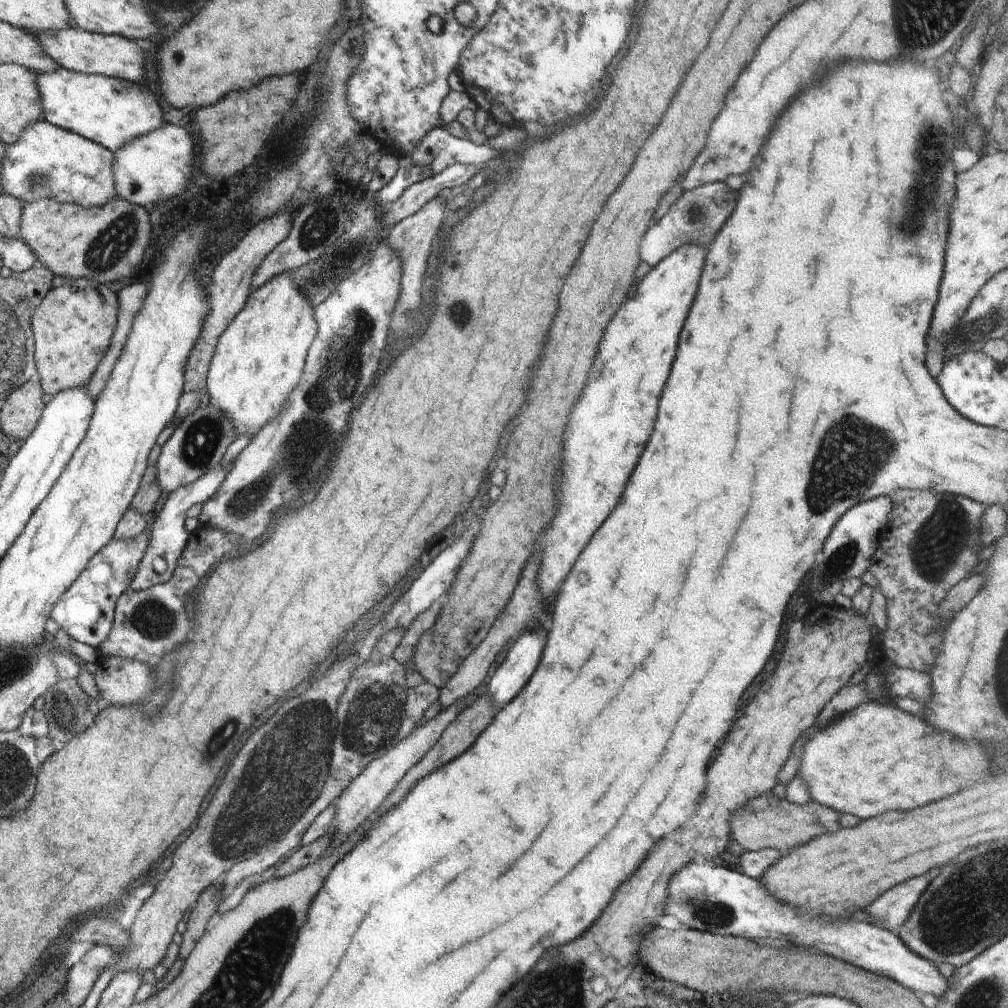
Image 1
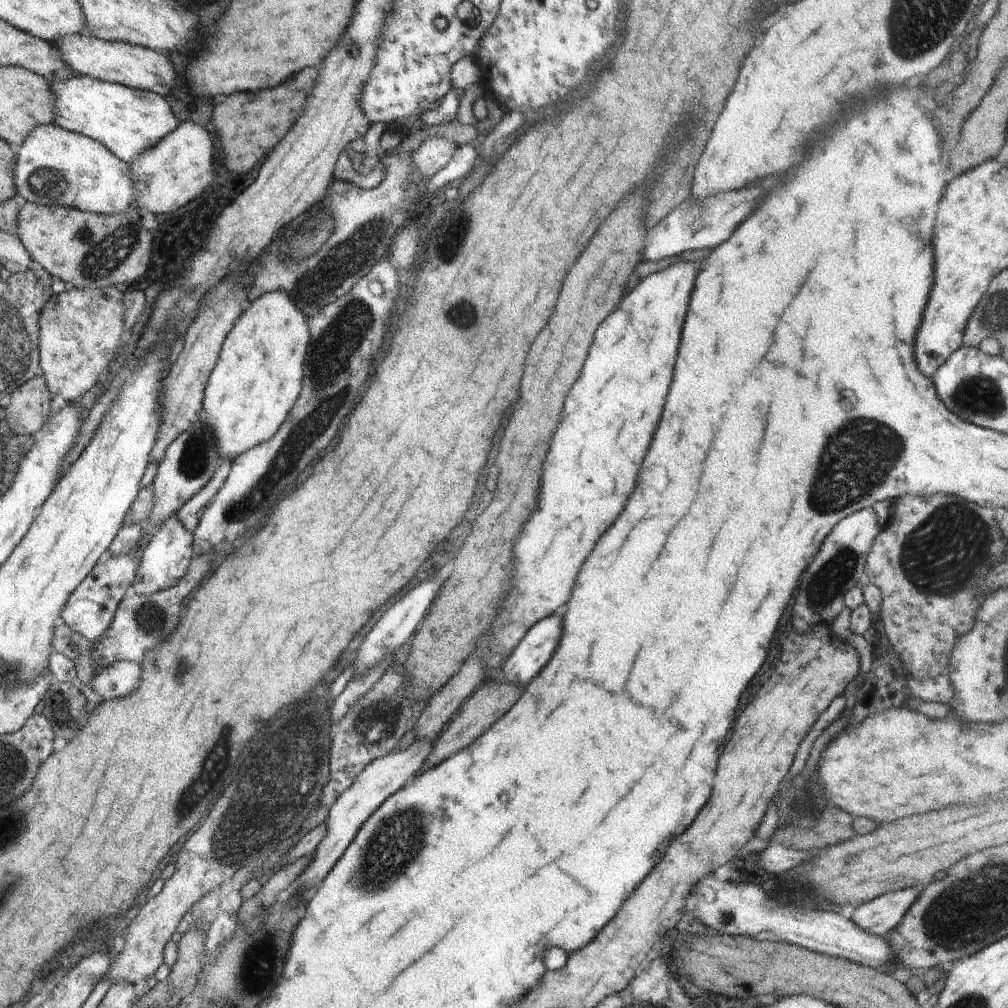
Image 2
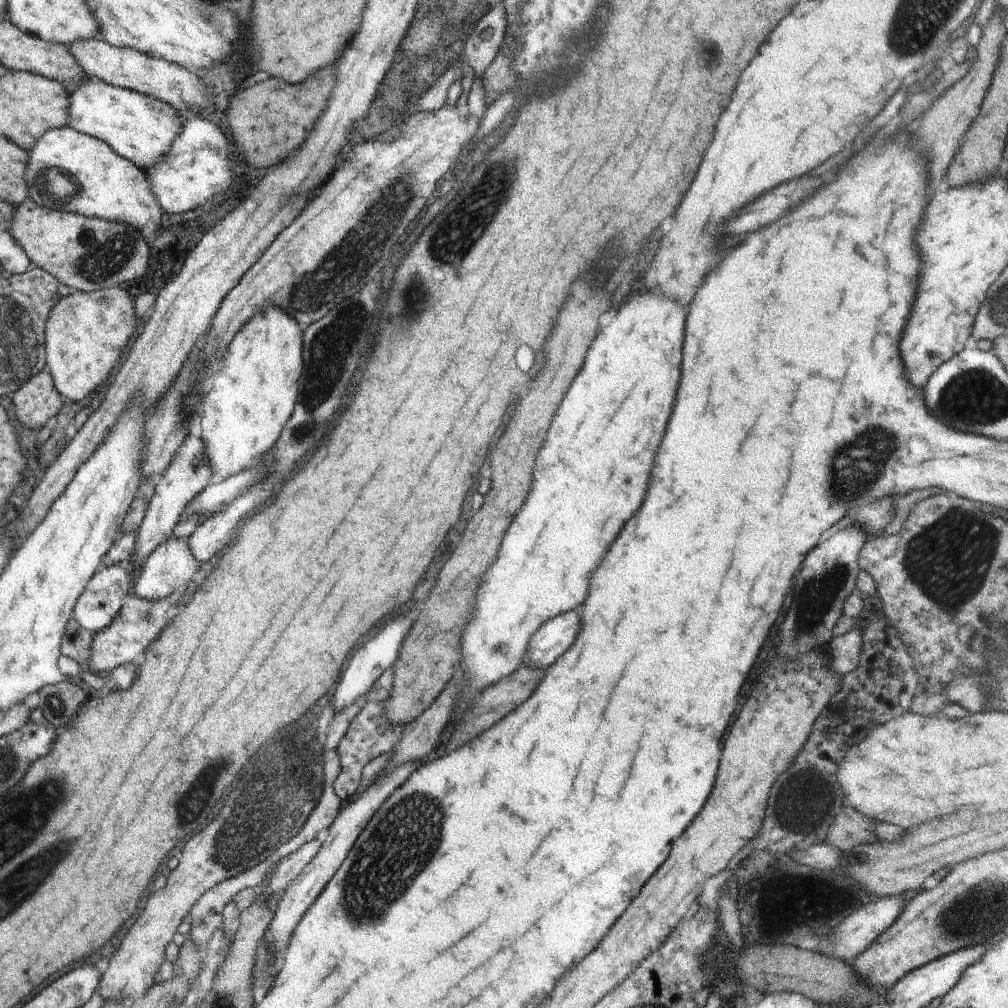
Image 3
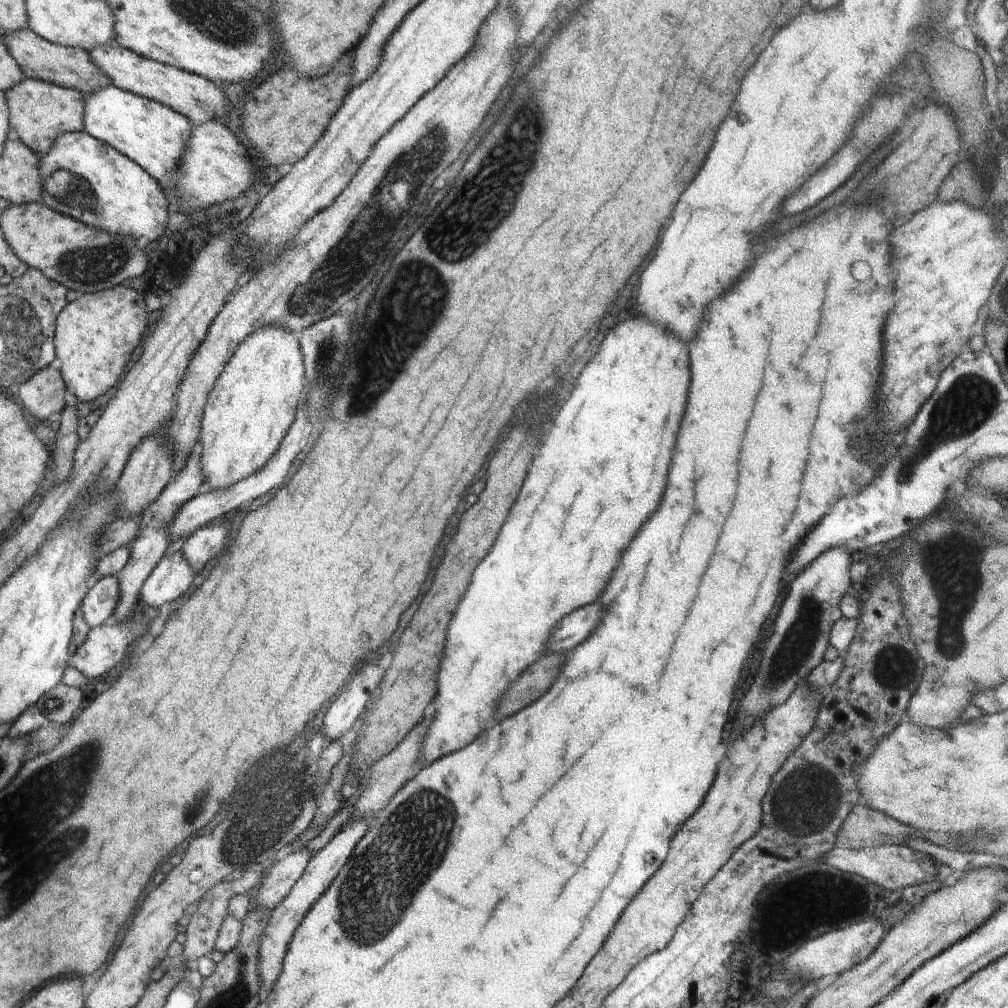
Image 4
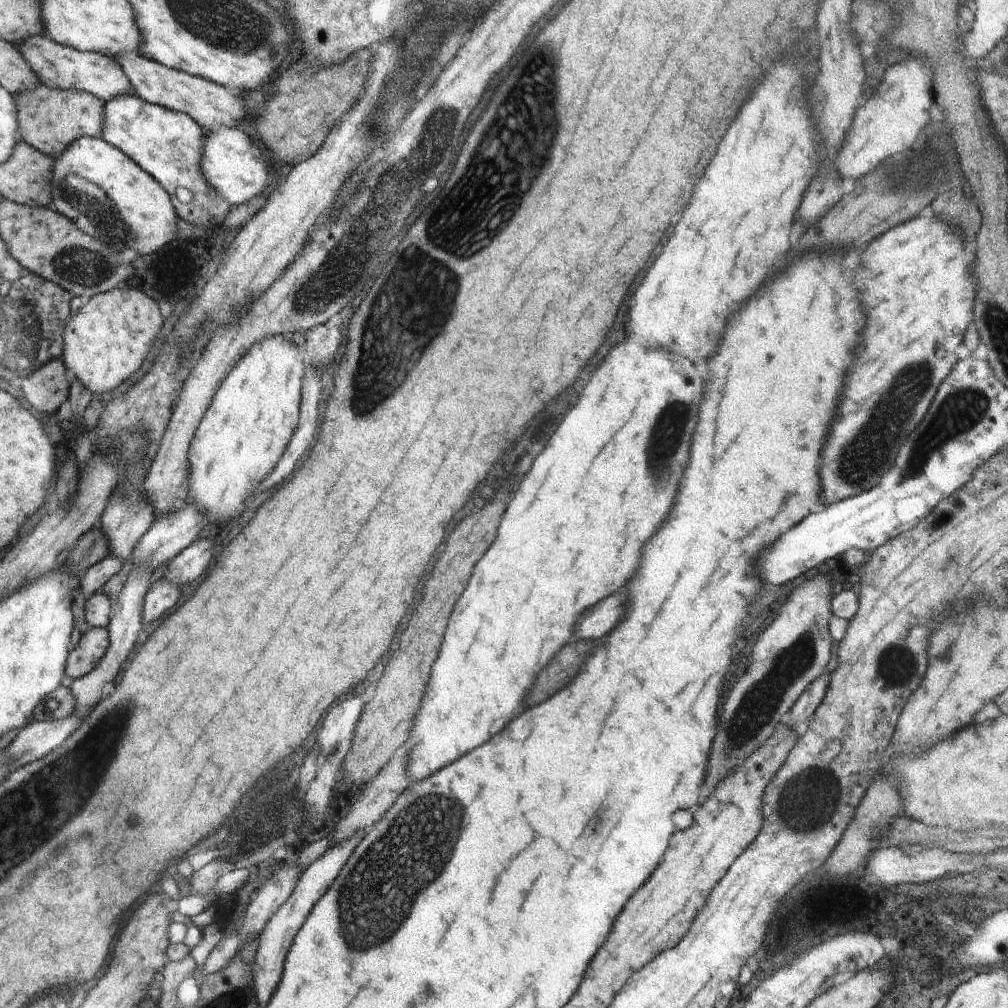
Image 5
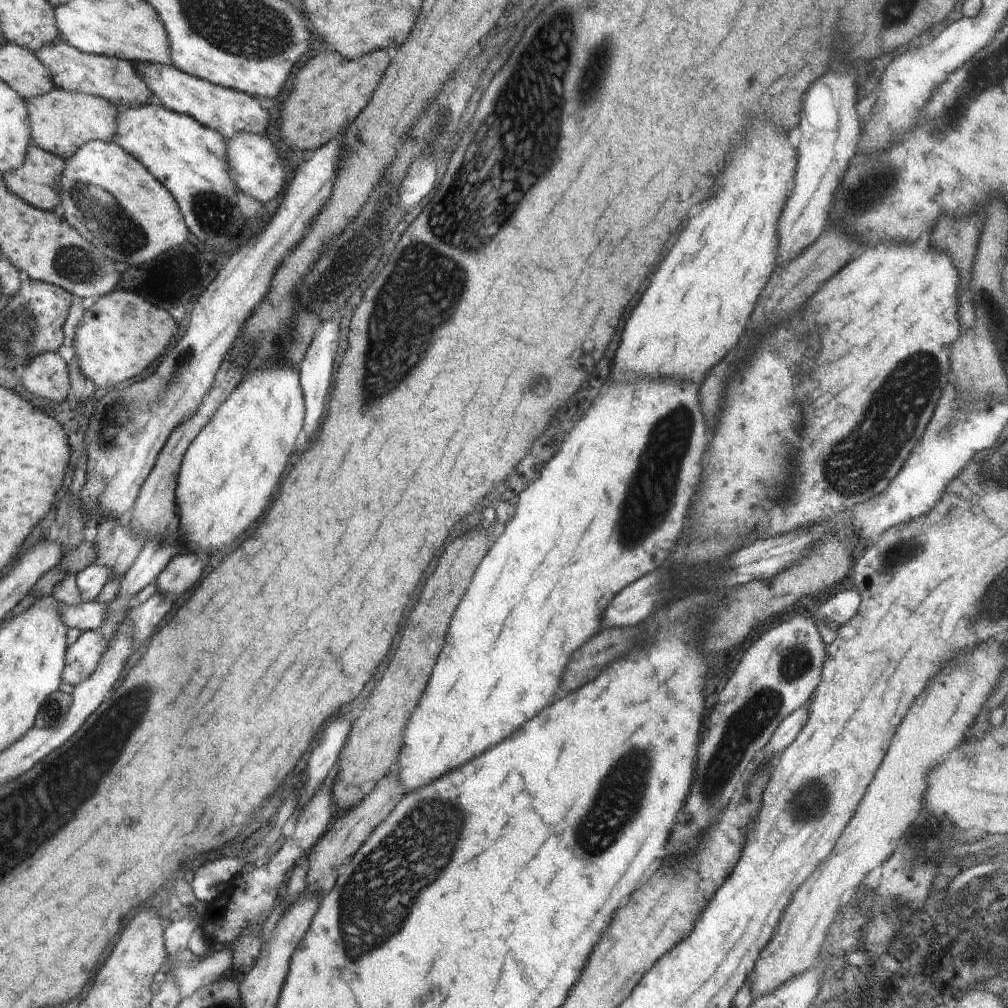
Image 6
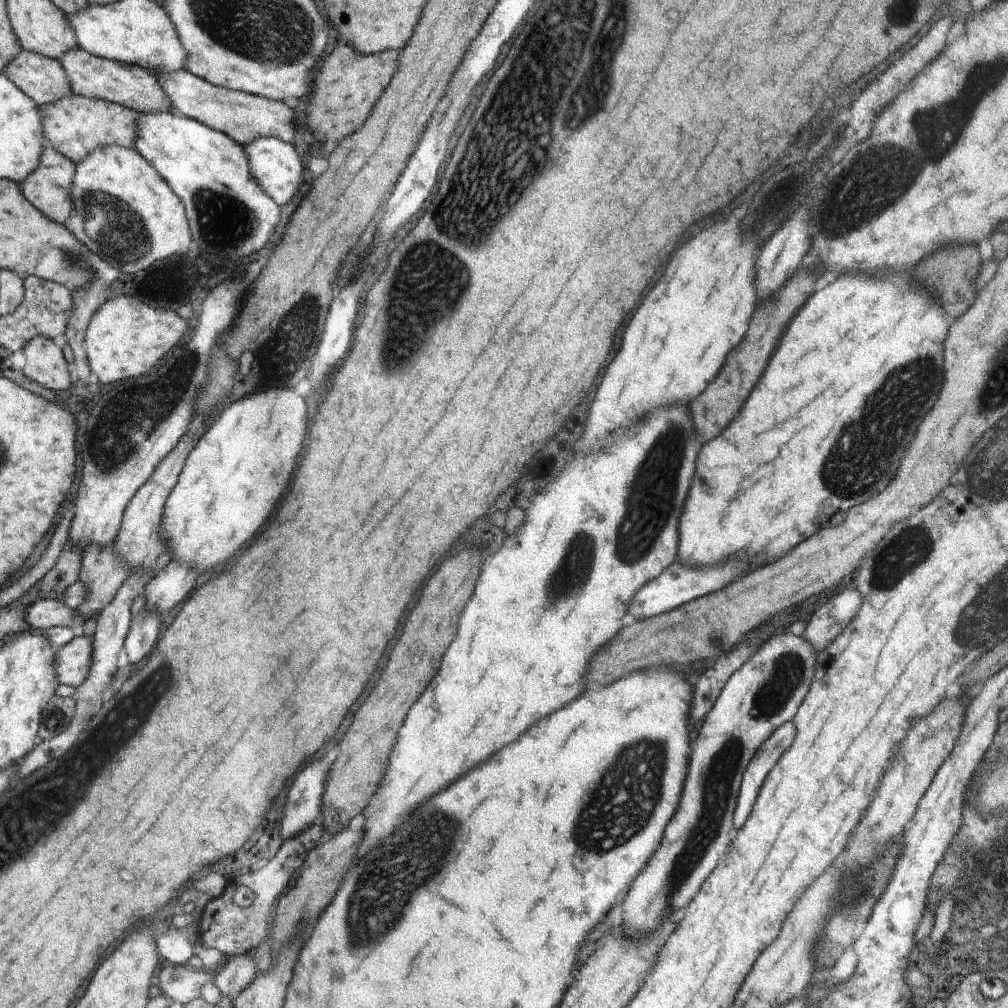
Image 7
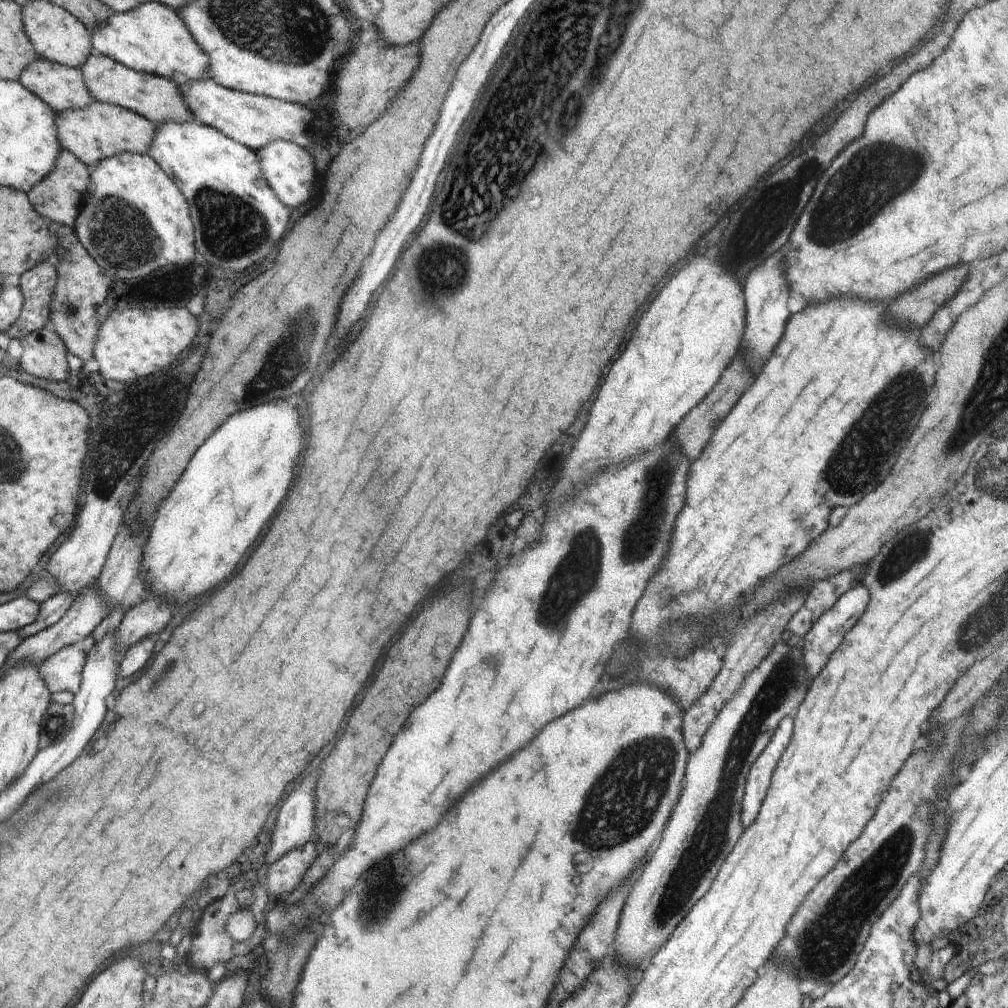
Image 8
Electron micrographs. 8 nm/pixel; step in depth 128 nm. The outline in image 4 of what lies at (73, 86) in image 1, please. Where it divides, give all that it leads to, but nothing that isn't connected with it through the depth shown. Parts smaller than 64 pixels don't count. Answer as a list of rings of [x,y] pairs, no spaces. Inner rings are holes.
[[[108,85],[97,93],[85,95],[84,132],[108,143],[116,150],[123,152],[129,159],[135,160],[148,174],[155,178],[164,191],[173,190],[173,175],[181,167],[184,148],[189,141],[189,134],[193,125],[179,112],[172,110],[152,99],[122,90],[120,87]]]

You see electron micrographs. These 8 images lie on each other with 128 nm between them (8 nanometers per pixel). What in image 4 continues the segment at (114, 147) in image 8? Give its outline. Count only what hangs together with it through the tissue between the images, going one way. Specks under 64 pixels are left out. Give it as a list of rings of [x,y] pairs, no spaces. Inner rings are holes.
[[[26,78],[15,88],[4,92],[10,107],[12,130],[16,131],[26,146],[31,147],[40,156],[45,155],[54,146],[56,137],[61,134],[85,130],[85,95],[79,90],[64,88],[40,79]]]

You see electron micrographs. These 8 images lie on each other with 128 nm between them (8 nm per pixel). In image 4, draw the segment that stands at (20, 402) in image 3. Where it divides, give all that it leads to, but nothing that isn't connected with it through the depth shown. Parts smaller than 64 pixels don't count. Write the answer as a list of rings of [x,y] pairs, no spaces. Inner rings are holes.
[[[48,366],[24,382],[18,391],[25,407],[42,420],[62,412],[66,387],[59,370]]]

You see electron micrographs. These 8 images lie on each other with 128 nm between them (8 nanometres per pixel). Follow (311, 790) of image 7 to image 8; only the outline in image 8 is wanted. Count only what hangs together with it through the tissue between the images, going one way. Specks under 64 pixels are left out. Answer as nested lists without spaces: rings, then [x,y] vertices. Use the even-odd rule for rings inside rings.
[[[294,788],[278,810],[272,844],[261,862],[270,866],[287,852],[302,848],[315,839],[314,794],[302,788]]]

